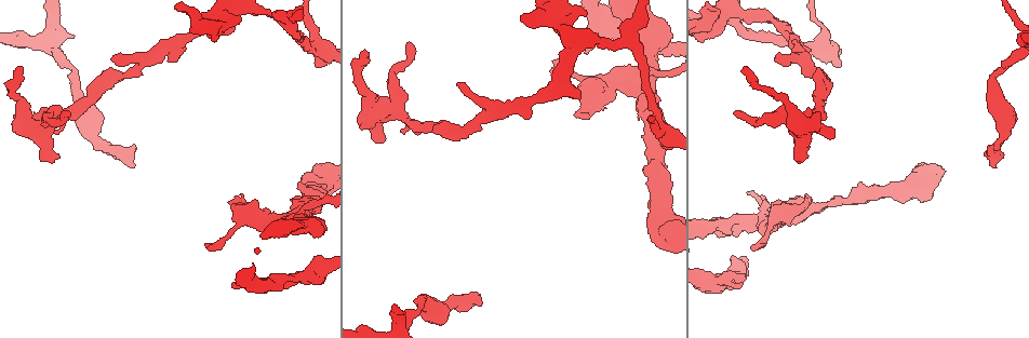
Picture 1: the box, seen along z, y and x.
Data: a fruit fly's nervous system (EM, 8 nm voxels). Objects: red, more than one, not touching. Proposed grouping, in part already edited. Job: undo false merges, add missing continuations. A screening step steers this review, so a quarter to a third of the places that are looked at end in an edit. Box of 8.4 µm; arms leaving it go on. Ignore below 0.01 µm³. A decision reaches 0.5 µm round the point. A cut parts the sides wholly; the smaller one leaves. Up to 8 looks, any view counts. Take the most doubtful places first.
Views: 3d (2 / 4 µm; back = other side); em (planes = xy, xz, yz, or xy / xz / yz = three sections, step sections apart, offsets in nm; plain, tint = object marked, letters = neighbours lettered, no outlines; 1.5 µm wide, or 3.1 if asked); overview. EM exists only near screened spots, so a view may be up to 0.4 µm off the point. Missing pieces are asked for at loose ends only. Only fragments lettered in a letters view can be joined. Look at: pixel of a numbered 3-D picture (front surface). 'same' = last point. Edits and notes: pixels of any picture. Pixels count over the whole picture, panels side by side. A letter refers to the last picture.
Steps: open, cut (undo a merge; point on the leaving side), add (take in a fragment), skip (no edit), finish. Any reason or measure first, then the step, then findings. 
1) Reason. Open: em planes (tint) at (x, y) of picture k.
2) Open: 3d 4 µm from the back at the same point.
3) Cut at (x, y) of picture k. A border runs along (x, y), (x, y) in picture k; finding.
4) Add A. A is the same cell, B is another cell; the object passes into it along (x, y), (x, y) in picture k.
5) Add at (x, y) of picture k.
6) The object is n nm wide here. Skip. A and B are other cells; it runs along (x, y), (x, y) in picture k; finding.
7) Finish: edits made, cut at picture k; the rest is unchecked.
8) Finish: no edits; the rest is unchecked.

An open end. Open: 3d 4 µm at (628, 64) of picture 1.

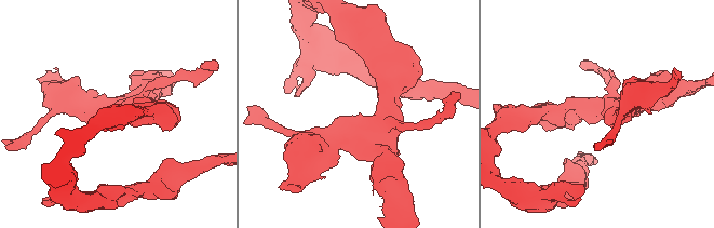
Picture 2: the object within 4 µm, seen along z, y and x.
Open: em xz step 4 (letters) at (360, 115) of picture 2.

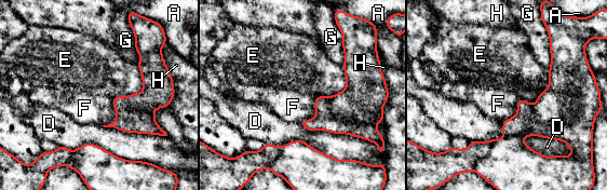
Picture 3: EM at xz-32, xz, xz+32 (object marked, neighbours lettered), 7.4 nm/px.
Open: em planes (letters) at the same point.

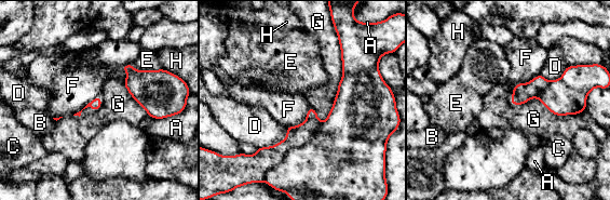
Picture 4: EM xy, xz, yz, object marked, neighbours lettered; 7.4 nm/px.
Cut at (266, 158) of picture 4. A, B, C, D, E, F, G and H are other cells; a border runs along (322, 122), (269, 169) in picture 4; two neurons meet here.

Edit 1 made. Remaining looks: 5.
See it whole again. Open: overview.

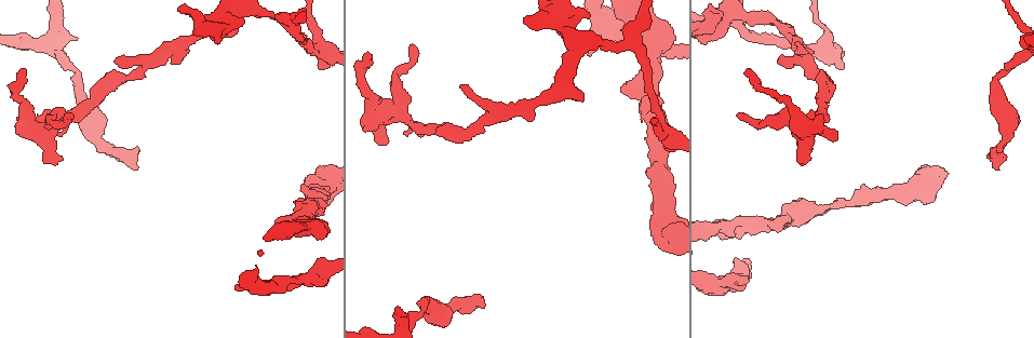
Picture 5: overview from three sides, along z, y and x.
Free end. Open: em planes (letters) at (800, 164) of picture 5.

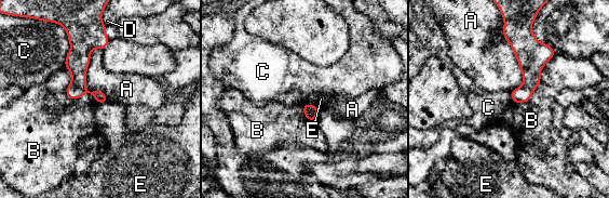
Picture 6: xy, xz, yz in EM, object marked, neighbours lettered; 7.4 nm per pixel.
Skip. A, B, C, D and E are other cells; it runs along (92, 38), (79, 83), (103, 100) in picture 6; no lettered fragment goes on from it.

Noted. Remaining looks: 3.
Finish: edits made, cut at picture 4; the rest is unchecked.

